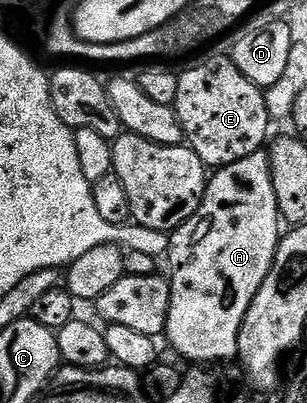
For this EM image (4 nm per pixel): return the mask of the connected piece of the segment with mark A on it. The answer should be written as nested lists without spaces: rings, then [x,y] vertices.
[[[262,153],[219,167],[200,192],[194,212],[170,235],[167,339],[194,365],[214,365],[238,354],[238,330],[278,248],[280,216],[274,206],[270,162]]]

